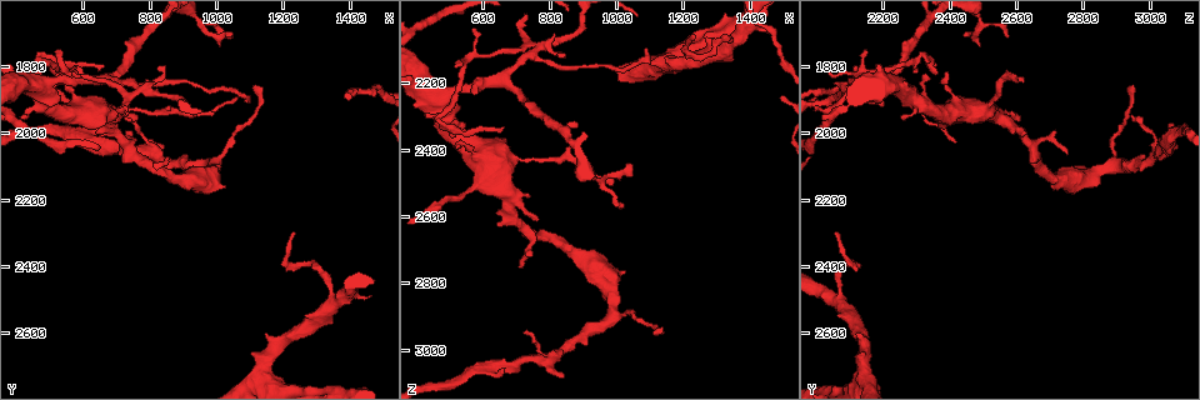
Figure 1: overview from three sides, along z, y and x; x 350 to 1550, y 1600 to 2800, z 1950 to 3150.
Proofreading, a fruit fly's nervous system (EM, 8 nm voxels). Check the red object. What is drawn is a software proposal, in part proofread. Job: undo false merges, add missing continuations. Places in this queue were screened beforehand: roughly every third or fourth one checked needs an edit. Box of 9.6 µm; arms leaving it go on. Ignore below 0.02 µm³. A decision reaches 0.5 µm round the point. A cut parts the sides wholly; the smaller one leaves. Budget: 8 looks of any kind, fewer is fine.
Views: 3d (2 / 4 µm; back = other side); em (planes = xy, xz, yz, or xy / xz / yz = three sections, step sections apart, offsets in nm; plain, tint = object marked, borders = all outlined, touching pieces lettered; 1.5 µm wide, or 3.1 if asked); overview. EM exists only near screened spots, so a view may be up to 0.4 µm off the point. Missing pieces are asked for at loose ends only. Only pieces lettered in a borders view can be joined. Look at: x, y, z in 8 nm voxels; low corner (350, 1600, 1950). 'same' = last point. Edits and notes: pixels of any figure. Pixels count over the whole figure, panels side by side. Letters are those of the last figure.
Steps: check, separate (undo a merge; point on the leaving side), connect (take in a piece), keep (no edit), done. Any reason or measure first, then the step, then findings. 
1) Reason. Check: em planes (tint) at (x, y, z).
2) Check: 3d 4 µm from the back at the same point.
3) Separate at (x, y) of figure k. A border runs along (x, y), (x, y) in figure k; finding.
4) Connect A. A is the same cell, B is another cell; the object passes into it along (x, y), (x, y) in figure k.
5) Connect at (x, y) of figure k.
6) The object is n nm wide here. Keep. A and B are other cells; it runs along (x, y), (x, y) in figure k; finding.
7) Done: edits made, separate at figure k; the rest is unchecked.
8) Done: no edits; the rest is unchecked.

Sudden change in width. Check: em xy step 4 (tint) at (680, 1960, 2550).

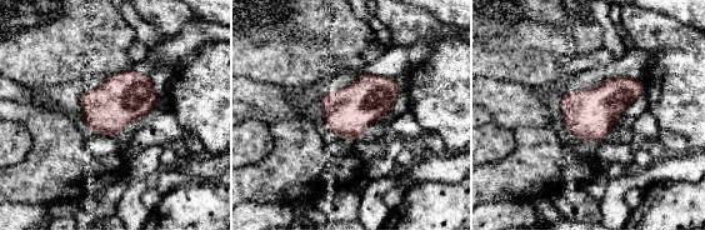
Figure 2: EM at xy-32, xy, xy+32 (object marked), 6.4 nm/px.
See the neighbours. Check: em xy step 4 (borders) at the same point.

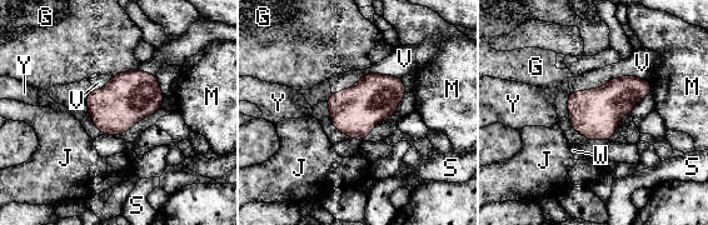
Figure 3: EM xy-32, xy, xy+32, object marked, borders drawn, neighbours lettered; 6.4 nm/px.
Keep. G, J, M, S, V, W and Y are other cells; continuous, no second cell.

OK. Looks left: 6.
An open end. Check: em planes (borders) at (1110, 1860, 2940).

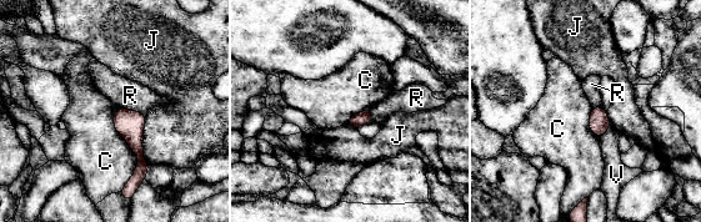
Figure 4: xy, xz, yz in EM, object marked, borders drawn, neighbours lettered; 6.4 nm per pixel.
Keep. C, J, R and V are other cells; a border runs along (119, 107), (138, 157), (121, 191) in figure 4; none of them fits.

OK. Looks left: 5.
Long arm stops here. Check: em planes (borders) at (990, 1950, 2500).

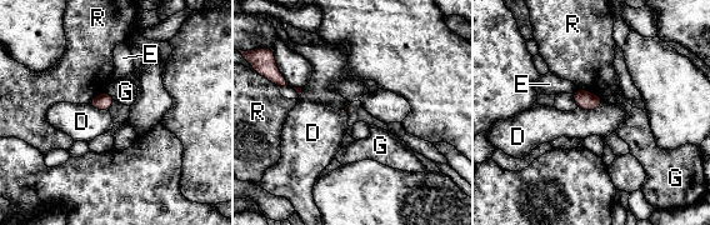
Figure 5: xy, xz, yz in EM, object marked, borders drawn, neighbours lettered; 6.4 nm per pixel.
Keep. D, E, G and R are other cells; no lettered piece goes on from it.

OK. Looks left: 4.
Done: no edits; the rest is unchecked.

